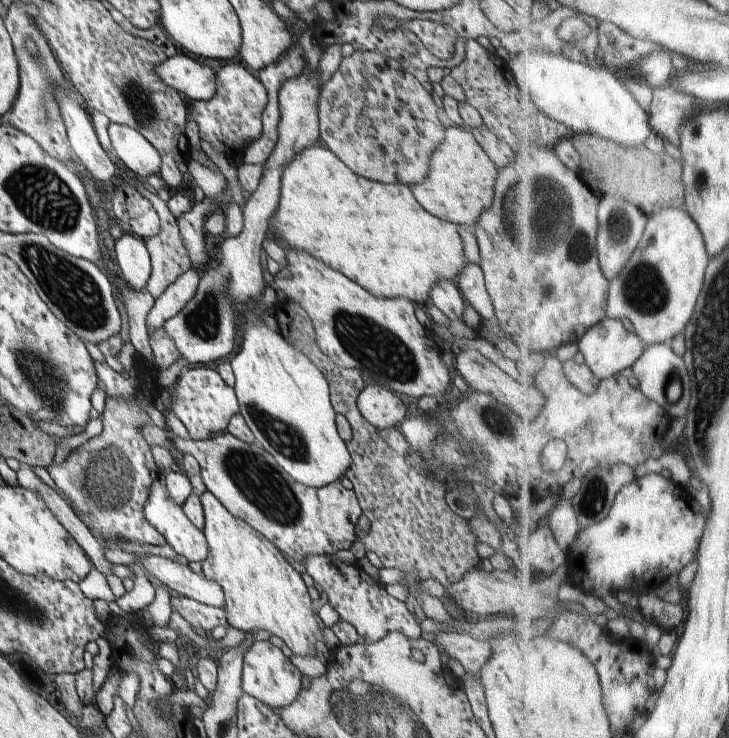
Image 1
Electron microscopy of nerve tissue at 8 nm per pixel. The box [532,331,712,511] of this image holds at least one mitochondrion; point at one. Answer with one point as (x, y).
(677, 386)

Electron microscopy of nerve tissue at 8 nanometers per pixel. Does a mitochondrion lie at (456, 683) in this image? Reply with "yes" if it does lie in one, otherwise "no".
no

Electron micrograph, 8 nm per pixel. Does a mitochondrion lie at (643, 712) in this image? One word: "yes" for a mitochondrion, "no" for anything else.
no

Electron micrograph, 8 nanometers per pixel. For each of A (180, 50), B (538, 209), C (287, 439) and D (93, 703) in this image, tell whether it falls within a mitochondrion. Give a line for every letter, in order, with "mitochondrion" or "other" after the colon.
A: other
B: mitochondrion
C: mitochondrion
D: other

